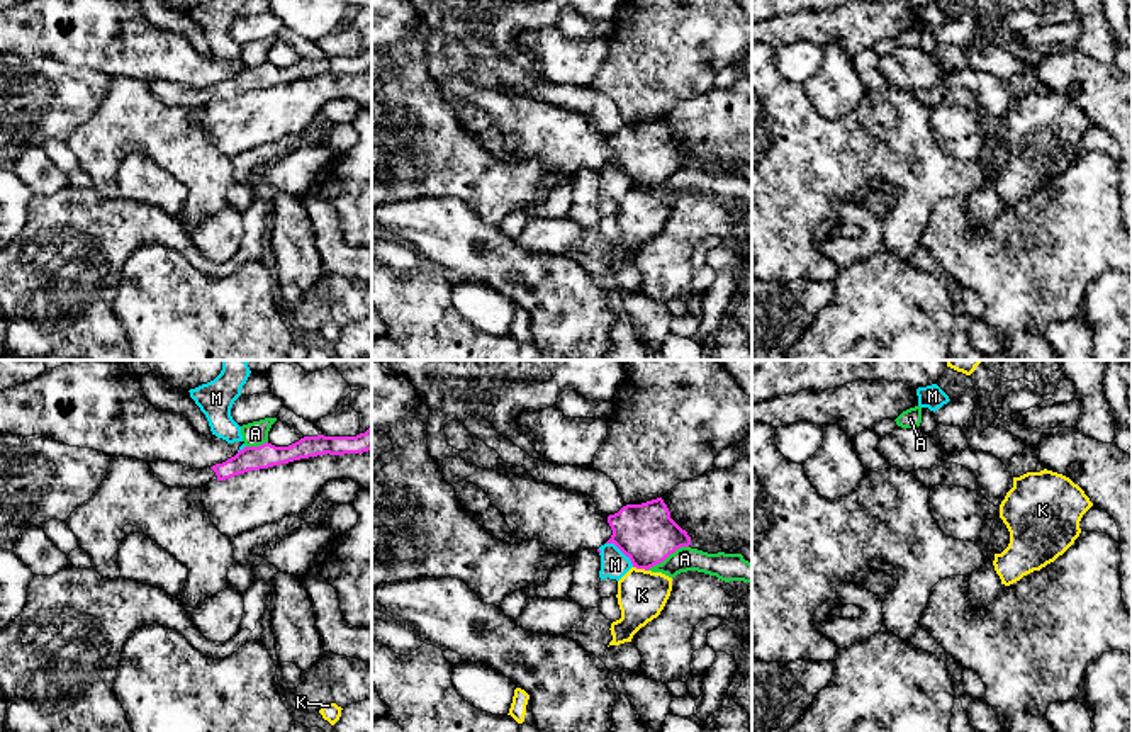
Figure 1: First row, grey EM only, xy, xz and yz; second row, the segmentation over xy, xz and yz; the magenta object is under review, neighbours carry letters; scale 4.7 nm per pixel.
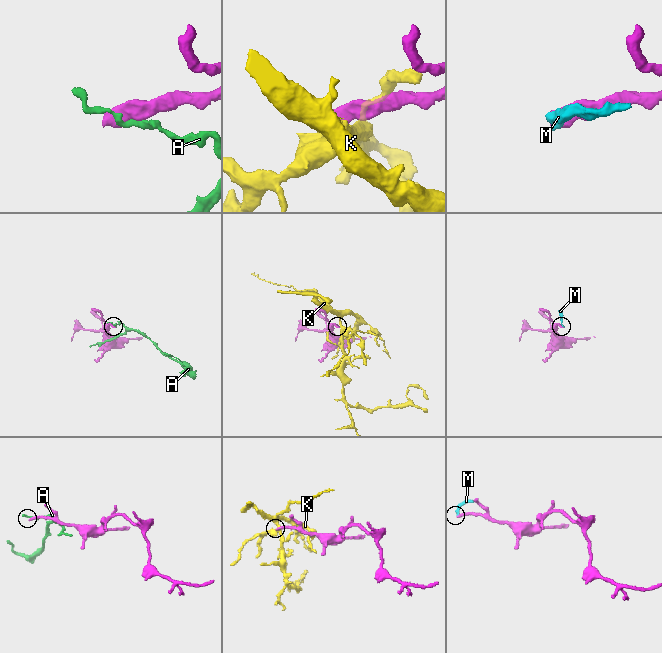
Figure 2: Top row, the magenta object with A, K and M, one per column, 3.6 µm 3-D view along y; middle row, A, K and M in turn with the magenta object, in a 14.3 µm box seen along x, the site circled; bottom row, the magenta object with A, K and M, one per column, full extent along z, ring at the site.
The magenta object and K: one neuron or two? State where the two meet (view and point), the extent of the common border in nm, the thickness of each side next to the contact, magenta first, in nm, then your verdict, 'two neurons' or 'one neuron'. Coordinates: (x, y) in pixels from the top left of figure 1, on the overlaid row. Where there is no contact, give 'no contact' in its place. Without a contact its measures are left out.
xz (640, 568) | 80 nm | 280/240 nm | two neurons

